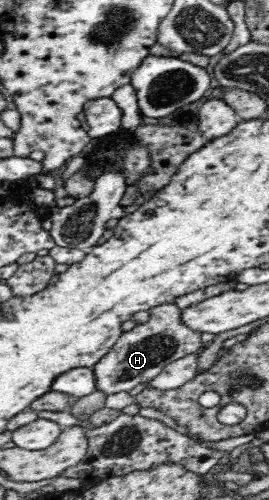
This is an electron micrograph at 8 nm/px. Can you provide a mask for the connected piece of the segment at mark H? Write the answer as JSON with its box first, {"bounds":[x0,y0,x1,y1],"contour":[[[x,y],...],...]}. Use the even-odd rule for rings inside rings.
{"bounds":[92,302,205,395],"contour":[[[172,302],[157,304],[157,306],[149,308],[149,320],[146,323],[136,325],[129,331],[123,331],[121,336],[117,339],[117,342],[107,351],[107,354],[92,366],[97,391],[105,395],[129,393],[136,386],[144,382],[151,382],[151,380],[161,374],[161,371],[167,364],[171,364],[171,362],[177,360],[177,358],[181,358],[190,352],[200,352],[205,347],[205,345],[199,341],[201,334],[200,332],[189,330],[184,324],[180,324],[180,310],[181,309]]]}

